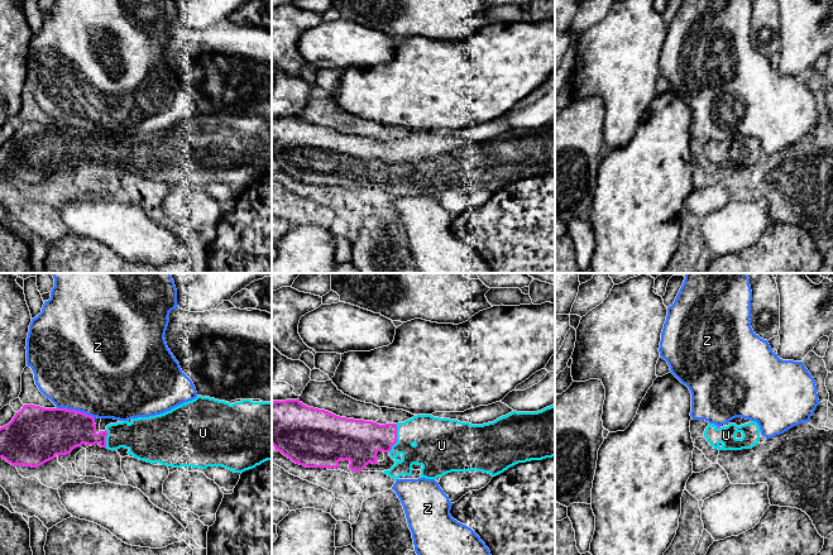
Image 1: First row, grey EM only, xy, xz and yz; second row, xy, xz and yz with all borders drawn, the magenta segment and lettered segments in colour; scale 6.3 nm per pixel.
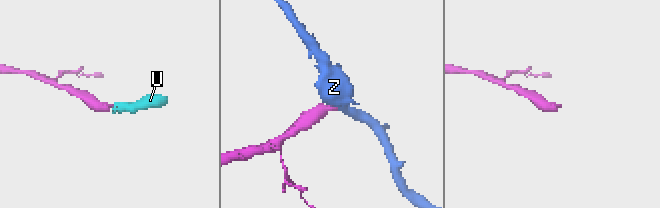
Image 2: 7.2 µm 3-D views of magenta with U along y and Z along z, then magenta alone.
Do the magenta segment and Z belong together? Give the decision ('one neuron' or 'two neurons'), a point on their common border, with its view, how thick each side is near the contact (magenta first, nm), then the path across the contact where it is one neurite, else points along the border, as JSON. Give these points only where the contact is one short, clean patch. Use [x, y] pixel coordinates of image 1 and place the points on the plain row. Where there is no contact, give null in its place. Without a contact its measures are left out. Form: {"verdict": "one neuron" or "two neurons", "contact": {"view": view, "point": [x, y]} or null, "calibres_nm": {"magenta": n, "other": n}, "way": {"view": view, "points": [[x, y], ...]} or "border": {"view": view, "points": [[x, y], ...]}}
{"verdict": "two neurons", "contact": {"view": "xy", "point": [76, 128]}, "calibres_nm": {"magenta": 320, "other": 480}}

